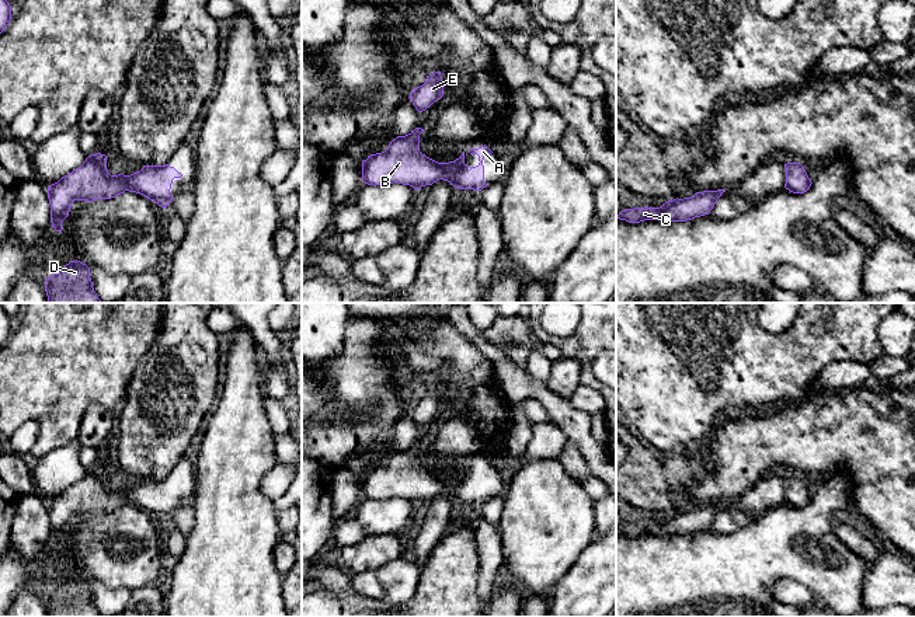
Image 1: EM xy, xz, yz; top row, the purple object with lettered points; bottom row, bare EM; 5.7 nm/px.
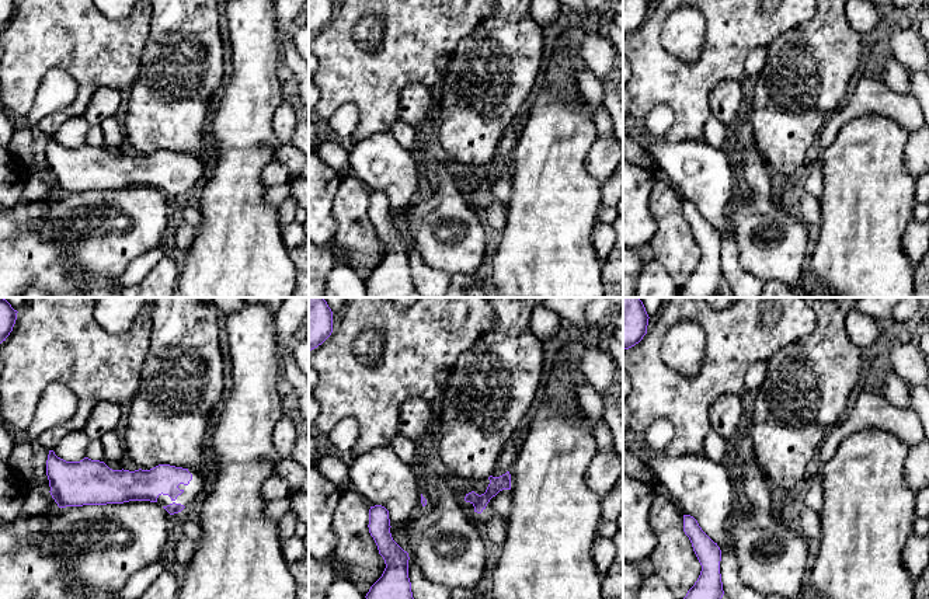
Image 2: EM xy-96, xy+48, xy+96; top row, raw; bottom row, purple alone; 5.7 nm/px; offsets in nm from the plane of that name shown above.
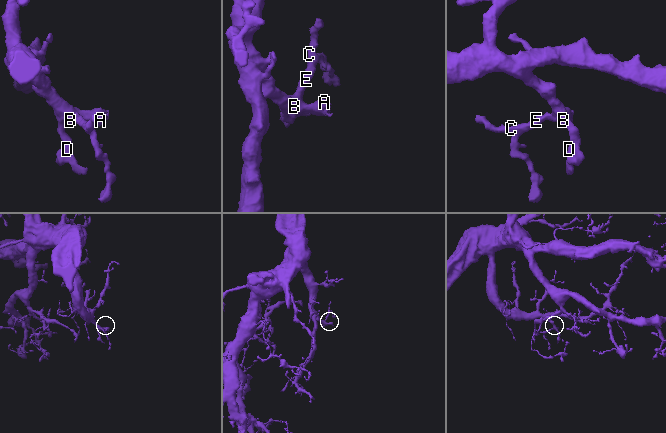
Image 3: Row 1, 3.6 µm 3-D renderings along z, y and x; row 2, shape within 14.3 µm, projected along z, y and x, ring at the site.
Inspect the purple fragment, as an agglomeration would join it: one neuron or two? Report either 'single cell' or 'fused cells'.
single cell

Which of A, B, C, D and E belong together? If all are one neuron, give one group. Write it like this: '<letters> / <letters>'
A B C D E

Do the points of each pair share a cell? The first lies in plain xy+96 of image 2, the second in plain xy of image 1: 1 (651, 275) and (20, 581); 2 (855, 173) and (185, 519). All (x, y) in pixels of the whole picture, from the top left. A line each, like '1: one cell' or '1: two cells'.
1: two cells
2: two cells

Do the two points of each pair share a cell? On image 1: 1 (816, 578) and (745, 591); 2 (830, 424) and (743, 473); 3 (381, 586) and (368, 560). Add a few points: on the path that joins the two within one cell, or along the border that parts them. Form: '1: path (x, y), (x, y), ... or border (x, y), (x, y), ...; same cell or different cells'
1: path (799, 571), (765, 571), (762, 574); same cell
2: path (809, 435), (778, 439), (764, 453); same cell
3: border (400, 556), (351, 575); different cells

